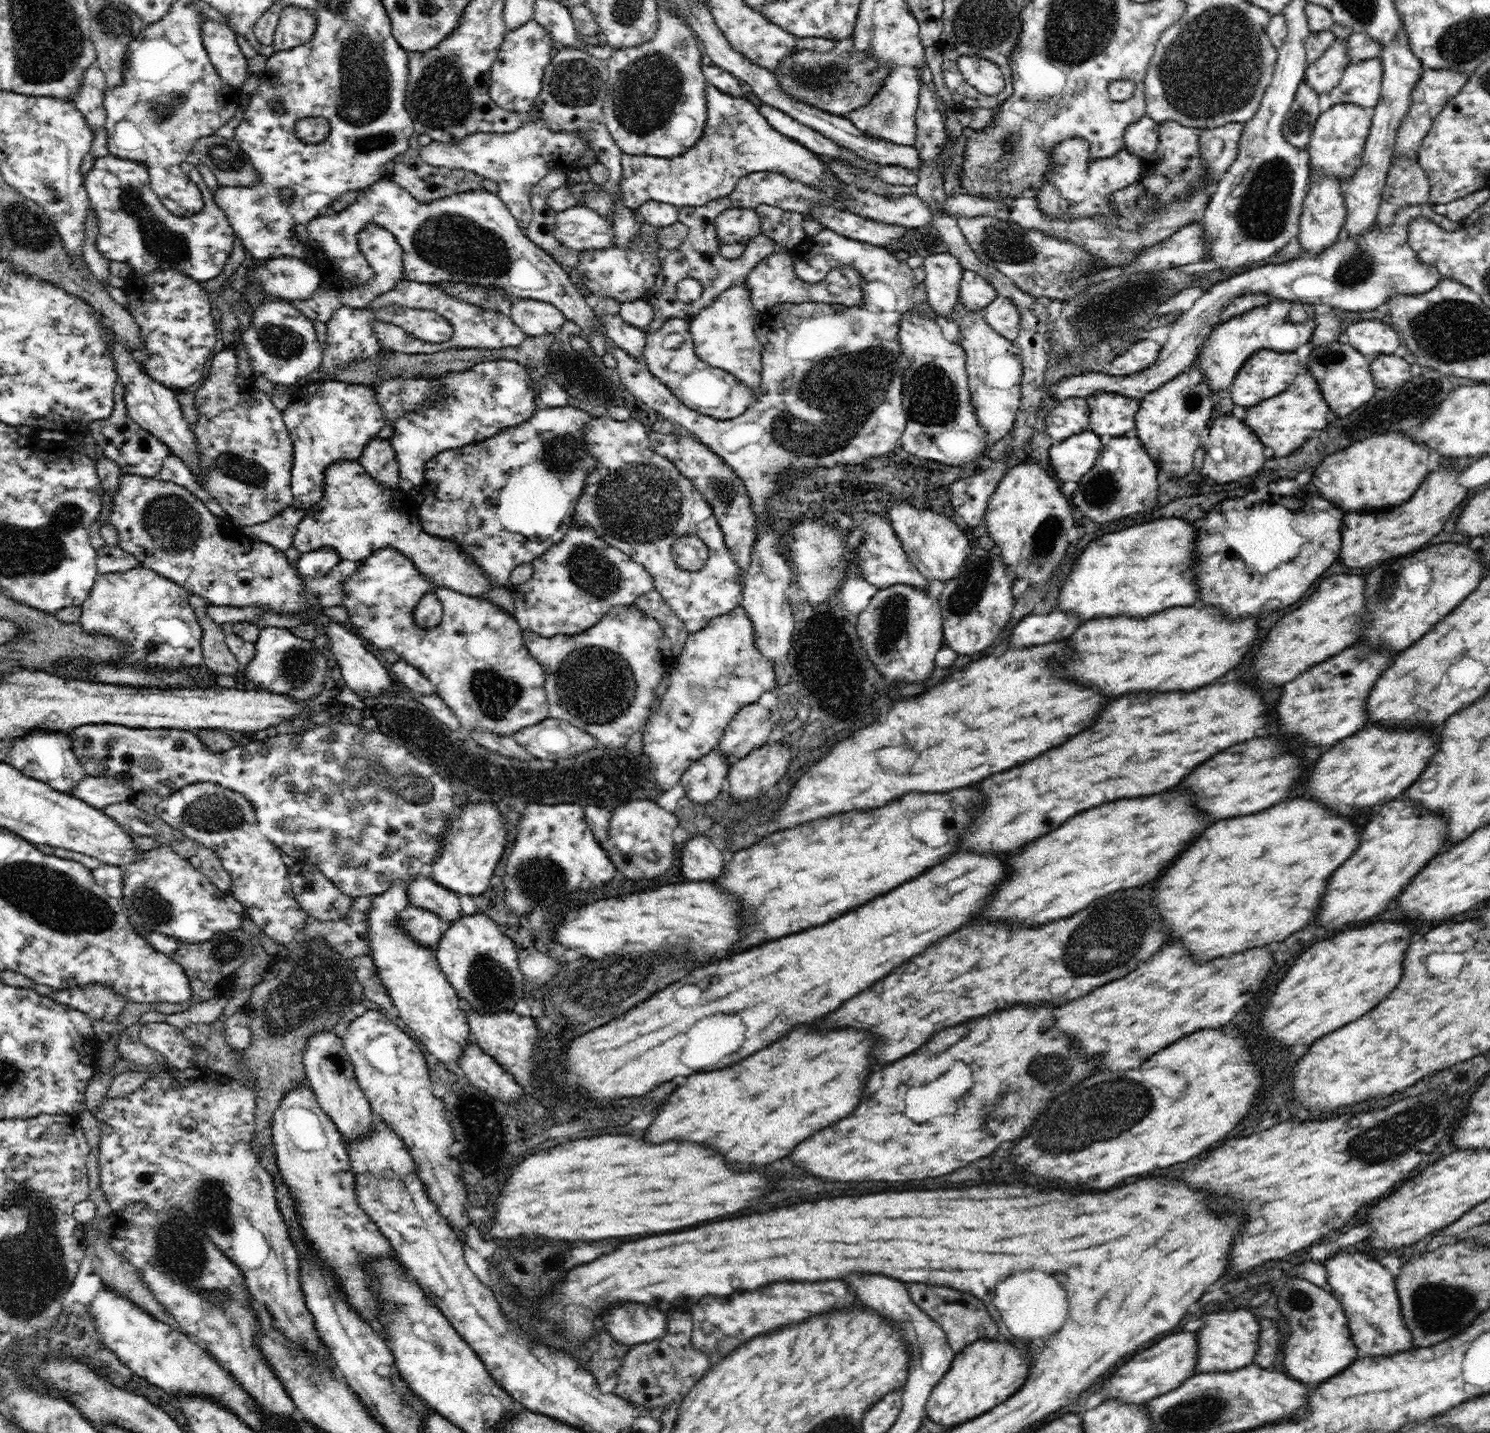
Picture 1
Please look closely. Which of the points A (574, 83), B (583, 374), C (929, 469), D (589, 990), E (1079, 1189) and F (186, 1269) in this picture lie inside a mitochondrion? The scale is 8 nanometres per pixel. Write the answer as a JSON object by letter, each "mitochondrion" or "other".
{"A":"mitochondrion","B":"mitochondrion","C":"other","D":"mitochondrion","E":"other","F":"mitochondrion"}

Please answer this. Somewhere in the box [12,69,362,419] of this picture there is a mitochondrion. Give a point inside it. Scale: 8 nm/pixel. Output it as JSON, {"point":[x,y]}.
{"point":[167,244]}

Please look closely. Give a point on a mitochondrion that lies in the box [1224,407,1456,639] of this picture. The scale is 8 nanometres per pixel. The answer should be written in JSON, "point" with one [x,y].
{"point":[1387,585]}

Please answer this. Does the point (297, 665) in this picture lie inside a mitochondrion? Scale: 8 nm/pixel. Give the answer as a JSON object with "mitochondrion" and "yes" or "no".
{"mitochondrion":"yes"}

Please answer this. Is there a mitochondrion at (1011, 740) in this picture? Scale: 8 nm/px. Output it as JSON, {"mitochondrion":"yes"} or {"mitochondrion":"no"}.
{"mitochondrion":"no"}

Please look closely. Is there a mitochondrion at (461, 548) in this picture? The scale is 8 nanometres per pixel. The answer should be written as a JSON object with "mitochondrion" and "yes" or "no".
{"mitochondrion":"no"}

